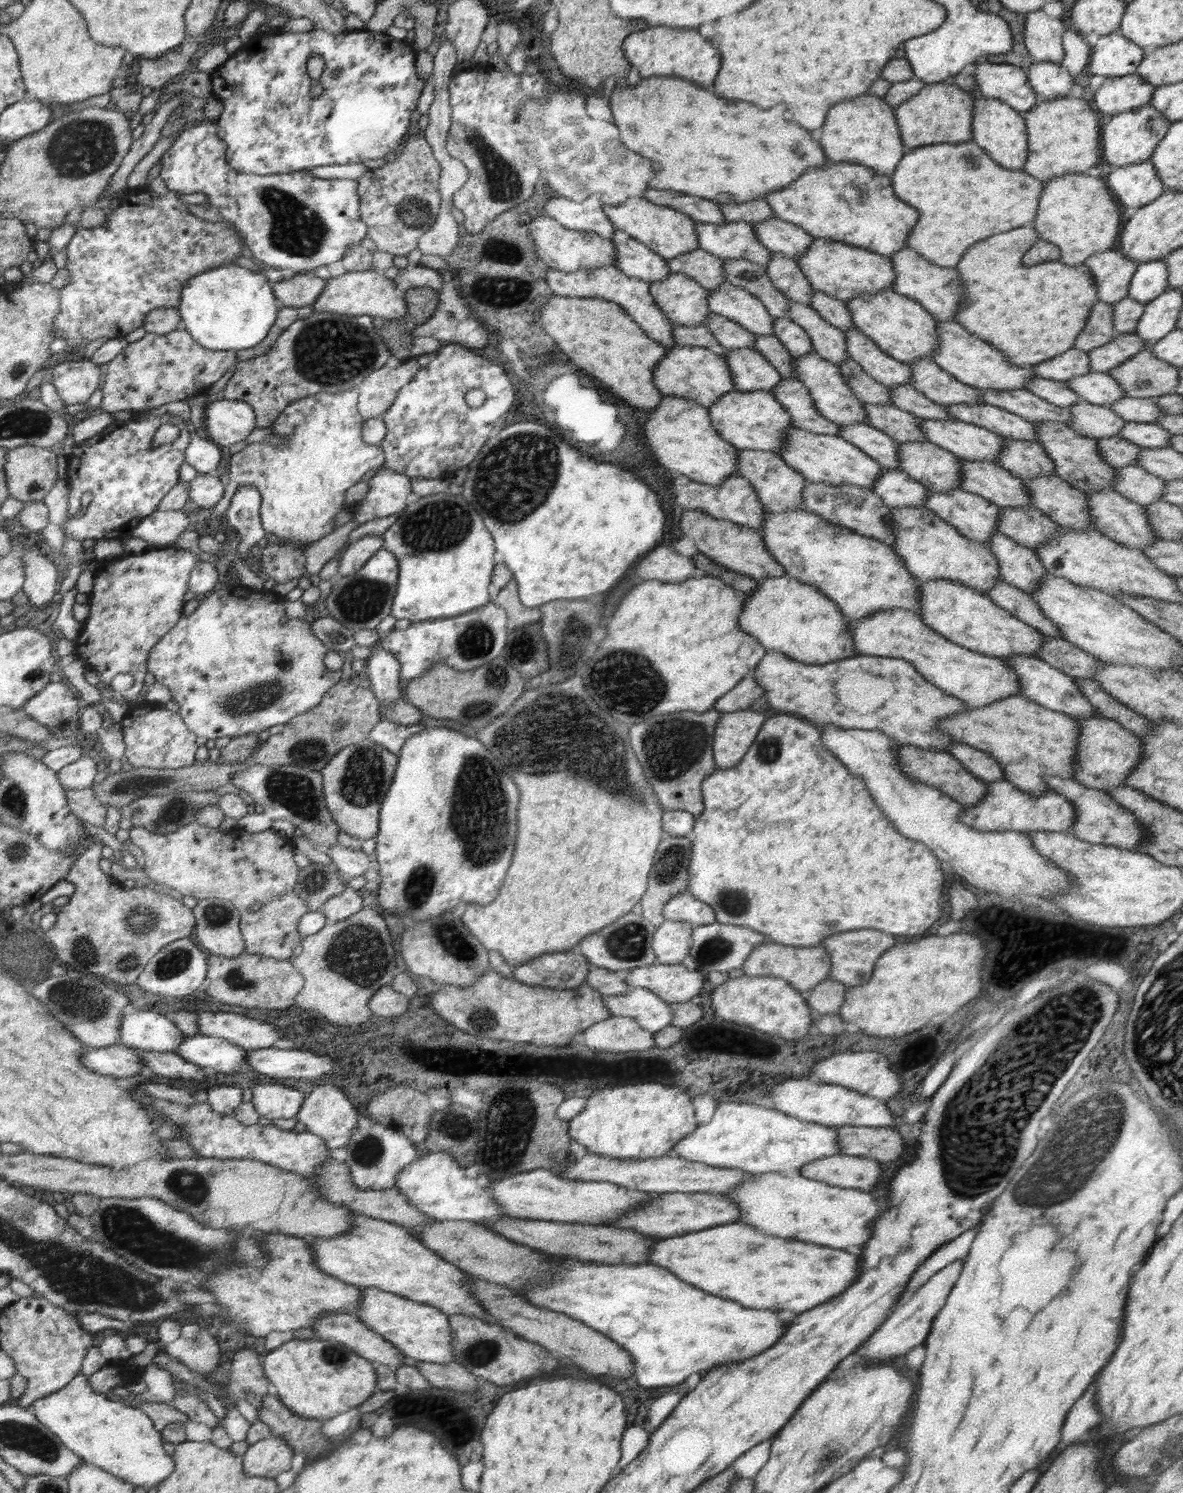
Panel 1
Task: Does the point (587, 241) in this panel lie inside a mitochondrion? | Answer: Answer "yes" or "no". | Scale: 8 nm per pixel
no

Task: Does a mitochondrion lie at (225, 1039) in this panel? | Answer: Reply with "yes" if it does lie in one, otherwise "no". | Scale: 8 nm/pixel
no

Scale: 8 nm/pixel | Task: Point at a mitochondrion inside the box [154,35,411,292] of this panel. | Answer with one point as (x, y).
(297, 230)

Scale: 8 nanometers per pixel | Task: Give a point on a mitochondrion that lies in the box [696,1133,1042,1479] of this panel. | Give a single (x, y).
(835, 1452)

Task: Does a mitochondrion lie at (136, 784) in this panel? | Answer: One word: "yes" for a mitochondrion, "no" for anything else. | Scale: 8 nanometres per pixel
yes

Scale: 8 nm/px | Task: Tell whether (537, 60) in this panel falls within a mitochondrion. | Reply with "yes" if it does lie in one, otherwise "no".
no

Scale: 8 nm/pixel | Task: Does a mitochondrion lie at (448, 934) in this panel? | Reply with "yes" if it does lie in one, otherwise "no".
yes

